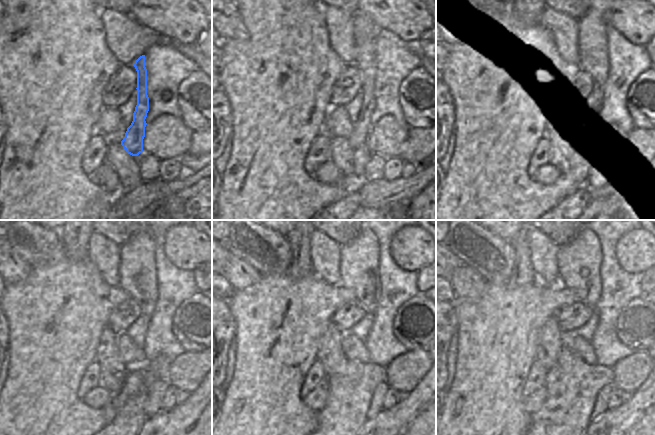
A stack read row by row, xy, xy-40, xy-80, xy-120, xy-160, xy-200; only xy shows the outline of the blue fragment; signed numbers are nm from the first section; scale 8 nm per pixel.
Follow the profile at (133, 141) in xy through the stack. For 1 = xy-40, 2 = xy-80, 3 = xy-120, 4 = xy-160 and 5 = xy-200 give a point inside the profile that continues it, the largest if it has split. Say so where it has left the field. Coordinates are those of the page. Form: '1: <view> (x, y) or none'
1: xy-40 (365, 31)
2: xy-80 (591, 59)
3: xy-120 (137, 276)
4: xy-160 (359, 261)
5: xy-200 (579, 261)

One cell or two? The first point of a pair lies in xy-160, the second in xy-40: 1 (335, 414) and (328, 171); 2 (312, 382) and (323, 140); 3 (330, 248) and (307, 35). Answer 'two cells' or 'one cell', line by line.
1: two cells
2: one cell
3: two cells

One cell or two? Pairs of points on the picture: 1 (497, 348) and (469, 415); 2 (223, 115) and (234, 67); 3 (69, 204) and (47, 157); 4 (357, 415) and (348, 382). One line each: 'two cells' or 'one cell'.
1: one cell
2: two cells
3: one cell
4: one cell

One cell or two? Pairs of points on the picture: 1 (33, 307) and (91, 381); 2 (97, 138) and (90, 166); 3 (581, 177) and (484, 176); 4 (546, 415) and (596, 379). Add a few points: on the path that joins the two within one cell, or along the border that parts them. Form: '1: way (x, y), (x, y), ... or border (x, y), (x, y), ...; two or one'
1: border (94, 359), (87, 367), (76, 394); two
2: way (97, 145), (89, 156), (90, 159); one
3: way (557, 191), (508, 191); one
4: way (559, 410), (583, 385); one

